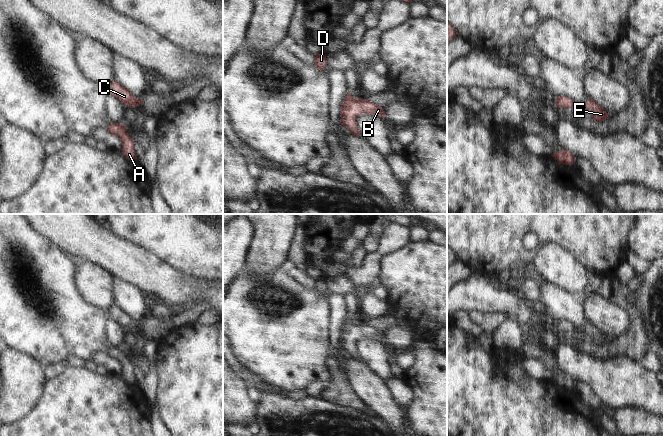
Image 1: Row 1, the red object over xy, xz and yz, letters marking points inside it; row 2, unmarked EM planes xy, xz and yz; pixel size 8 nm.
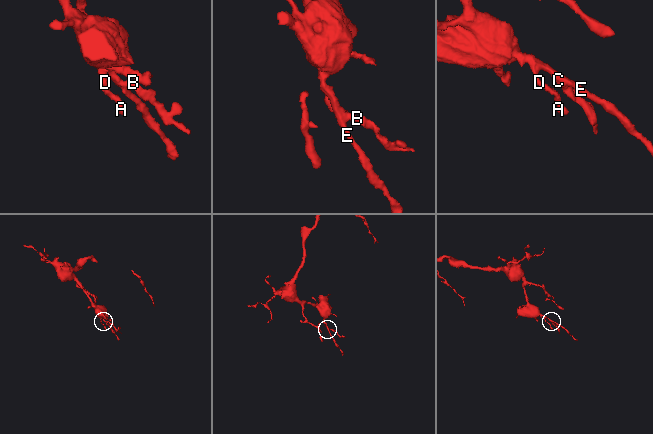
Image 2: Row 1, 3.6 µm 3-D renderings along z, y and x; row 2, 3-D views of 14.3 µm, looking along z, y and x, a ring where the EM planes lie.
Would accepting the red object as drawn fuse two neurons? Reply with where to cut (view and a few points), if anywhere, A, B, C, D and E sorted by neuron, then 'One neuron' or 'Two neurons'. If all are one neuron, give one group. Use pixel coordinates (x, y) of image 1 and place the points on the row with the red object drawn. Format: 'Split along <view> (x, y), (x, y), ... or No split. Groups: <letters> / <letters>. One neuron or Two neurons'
No split. Groups: A B C D E. One neuron.

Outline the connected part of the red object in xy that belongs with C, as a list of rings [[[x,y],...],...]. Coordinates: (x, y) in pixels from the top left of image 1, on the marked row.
[[[114,80],[109,86],[108,90],[110,94],[120,100],[123,104],[128,107],[139,106],[143,103],[143,100],[139,100],[135,98],[132,94],[130,94],[124,87],[122,87],[116,80]]]

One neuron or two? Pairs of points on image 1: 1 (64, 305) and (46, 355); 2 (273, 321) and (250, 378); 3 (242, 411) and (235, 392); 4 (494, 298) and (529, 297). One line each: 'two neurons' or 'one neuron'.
1: one neuron
2: two neurons
3: one neuron
4: two neurons

